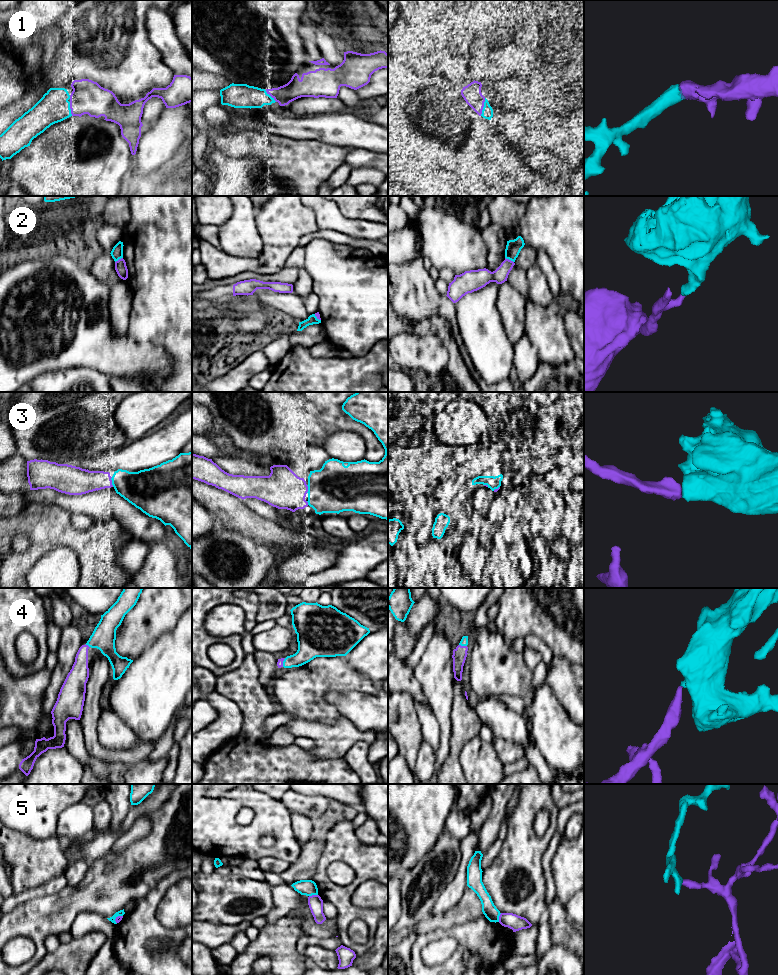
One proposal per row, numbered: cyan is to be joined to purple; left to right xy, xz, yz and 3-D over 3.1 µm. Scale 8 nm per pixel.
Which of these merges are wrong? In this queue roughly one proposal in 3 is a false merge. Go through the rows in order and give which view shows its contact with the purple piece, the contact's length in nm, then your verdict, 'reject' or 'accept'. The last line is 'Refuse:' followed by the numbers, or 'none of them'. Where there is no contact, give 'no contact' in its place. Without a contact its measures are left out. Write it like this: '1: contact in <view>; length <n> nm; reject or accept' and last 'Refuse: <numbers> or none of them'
1: contact in yz; length 150 nm; accept
2: contact in yz; length 80 nm; reject
3: contact in xy; length 80 nm; accept
4: contact in yz; length 70 nm; accept
5: contact in xz; length 70 nm; reject
Refuse: 2, 5

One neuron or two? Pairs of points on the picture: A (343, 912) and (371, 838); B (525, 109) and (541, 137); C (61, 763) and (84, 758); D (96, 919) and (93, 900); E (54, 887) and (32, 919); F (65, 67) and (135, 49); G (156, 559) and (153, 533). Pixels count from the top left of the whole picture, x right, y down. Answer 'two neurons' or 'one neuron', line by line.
A: two neurons
B: one neuron
C: two neurons
D: two neurons
E: two neurons
F: one neuron
G: two neurons

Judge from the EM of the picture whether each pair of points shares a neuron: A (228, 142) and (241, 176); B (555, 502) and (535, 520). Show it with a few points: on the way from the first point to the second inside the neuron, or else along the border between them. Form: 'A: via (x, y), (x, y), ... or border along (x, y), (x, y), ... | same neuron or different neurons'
A: border along (215, 147), (233, 157), (256, 156), (258, 158) | different neurons
B: border along (539, 515), (540, 529) | different neurons

